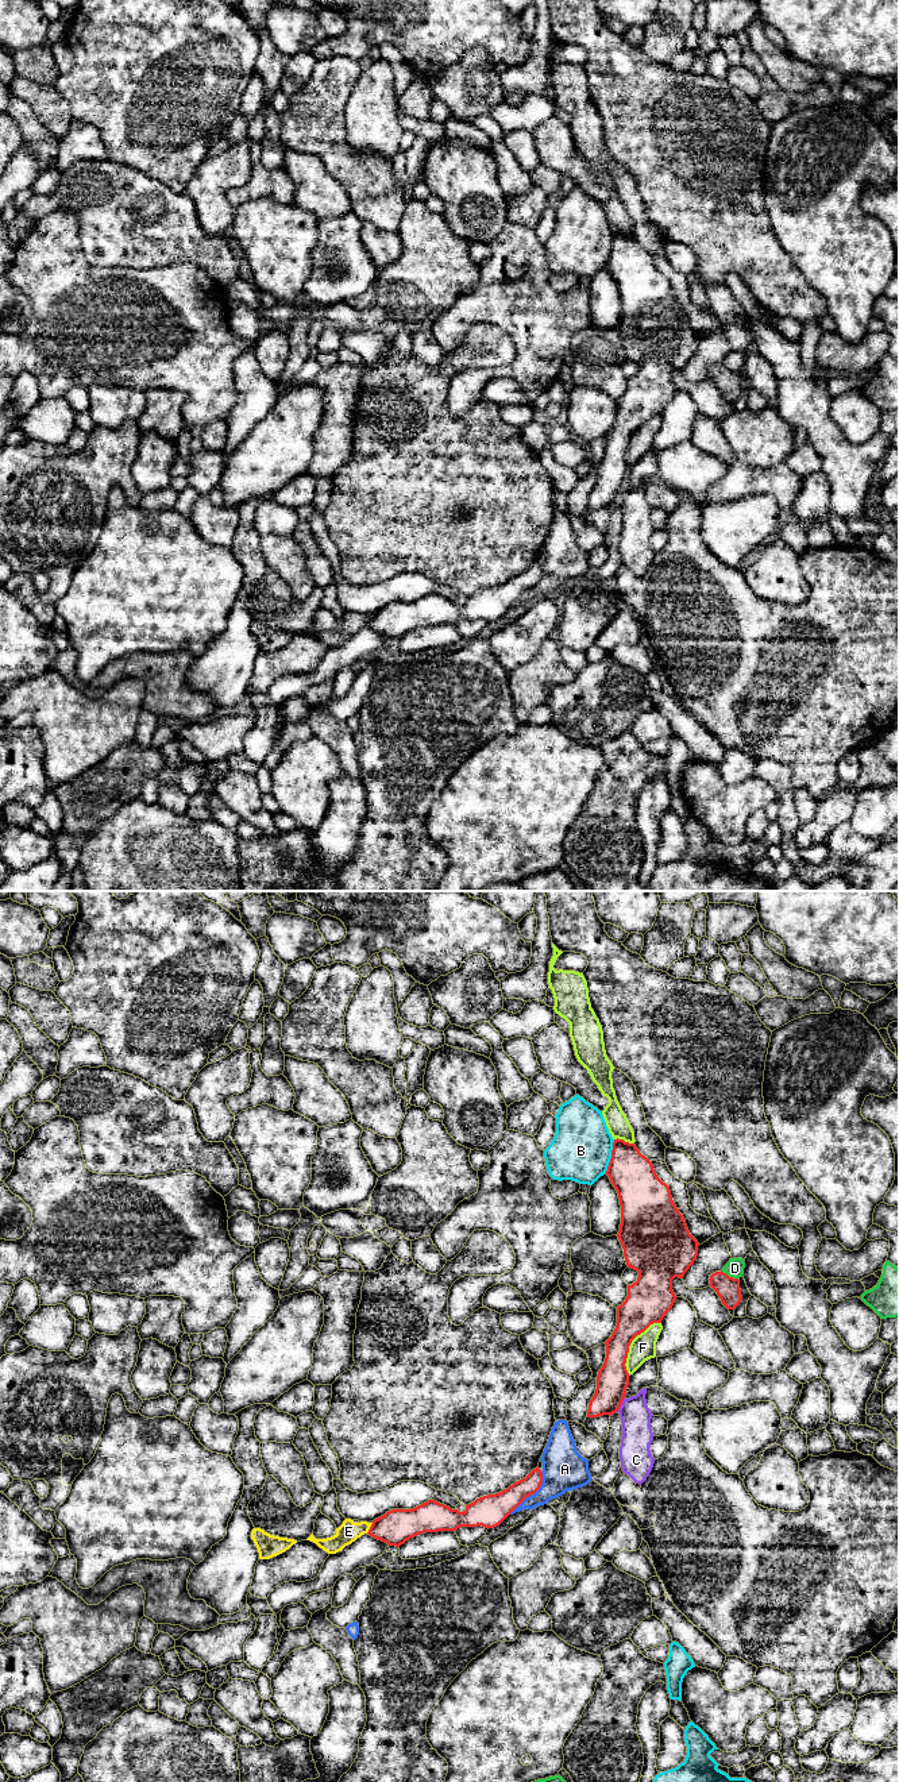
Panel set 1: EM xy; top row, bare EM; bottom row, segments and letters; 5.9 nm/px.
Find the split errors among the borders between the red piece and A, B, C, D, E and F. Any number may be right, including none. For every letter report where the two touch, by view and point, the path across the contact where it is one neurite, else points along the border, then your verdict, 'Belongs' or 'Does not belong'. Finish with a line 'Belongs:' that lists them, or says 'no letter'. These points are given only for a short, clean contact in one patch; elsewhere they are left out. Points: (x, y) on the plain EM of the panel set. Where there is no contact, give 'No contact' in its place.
A: Touches red at xy (532, 586). Does not belong
B: Touches red at xy (612, 249). Boundary: xy (614, 232), (612, 250), (605, 265). Does not belong
C: Touches red at xy (621, 496). Boundary: xy (624, 490), (617, 504). Does not belong
D: Touches red at xy (728, 369). Does not belong
E: Touches red at xy (370, 621). Boundary: xy (373, 616), (366, 625). Does not belong
F: Touches red at xy (631, 435). Does not belong
Belongs: no letter

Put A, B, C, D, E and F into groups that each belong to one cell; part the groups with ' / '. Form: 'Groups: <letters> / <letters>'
Groups: A / B / C / D / E / F

